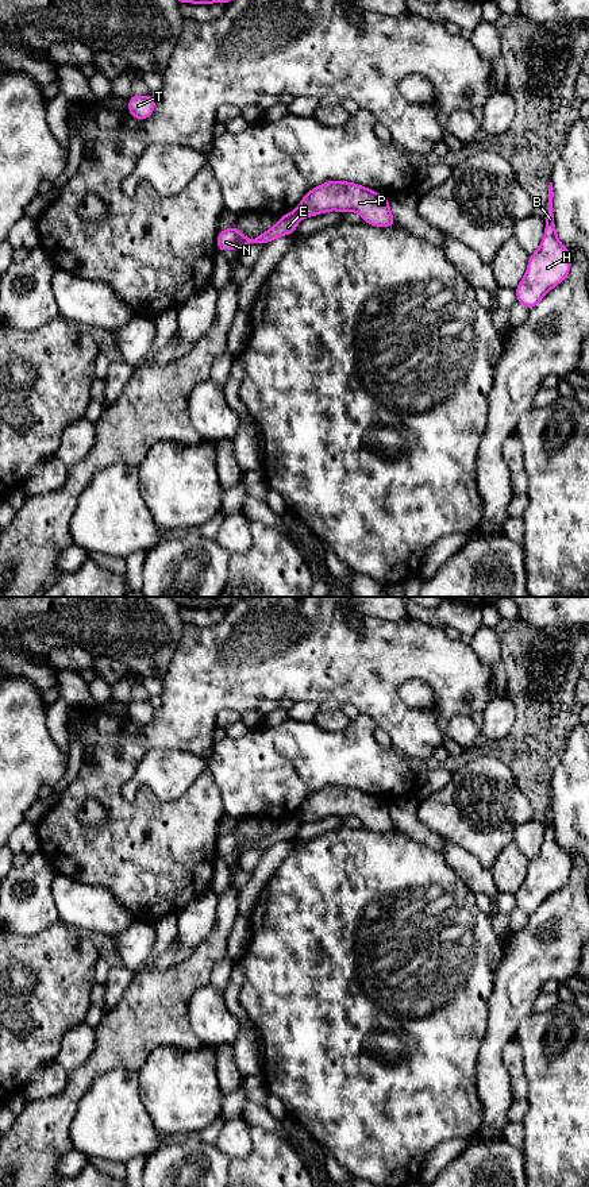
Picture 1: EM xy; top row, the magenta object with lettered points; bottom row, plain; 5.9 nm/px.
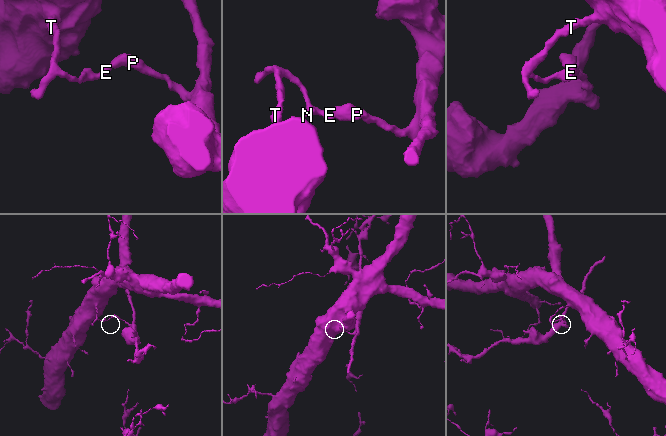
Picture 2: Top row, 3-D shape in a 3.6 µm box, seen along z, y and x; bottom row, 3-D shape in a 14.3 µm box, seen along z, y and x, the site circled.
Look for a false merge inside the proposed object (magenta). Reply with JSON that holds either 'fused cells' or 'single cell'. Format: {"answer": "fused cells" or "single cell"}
{"answer": "fused cells"}

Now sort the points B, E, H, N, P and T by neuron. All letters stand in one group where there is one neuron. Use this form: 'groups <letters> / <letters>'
groups B H P / E N T

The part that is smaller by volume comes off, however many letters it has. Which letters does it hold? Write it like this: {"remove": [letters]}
{"remove": ["B", "H", "P"]}

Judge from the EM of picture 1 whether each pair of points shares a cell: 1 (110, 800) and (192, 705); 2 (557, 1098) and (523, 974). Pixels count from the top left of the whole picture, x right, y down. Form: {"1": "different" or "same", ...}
{"1": "same", "2": "different"}

